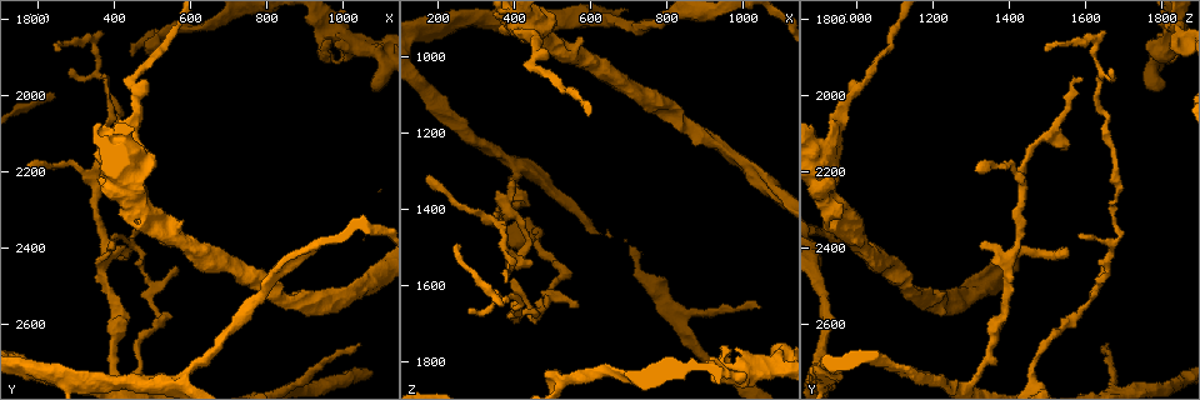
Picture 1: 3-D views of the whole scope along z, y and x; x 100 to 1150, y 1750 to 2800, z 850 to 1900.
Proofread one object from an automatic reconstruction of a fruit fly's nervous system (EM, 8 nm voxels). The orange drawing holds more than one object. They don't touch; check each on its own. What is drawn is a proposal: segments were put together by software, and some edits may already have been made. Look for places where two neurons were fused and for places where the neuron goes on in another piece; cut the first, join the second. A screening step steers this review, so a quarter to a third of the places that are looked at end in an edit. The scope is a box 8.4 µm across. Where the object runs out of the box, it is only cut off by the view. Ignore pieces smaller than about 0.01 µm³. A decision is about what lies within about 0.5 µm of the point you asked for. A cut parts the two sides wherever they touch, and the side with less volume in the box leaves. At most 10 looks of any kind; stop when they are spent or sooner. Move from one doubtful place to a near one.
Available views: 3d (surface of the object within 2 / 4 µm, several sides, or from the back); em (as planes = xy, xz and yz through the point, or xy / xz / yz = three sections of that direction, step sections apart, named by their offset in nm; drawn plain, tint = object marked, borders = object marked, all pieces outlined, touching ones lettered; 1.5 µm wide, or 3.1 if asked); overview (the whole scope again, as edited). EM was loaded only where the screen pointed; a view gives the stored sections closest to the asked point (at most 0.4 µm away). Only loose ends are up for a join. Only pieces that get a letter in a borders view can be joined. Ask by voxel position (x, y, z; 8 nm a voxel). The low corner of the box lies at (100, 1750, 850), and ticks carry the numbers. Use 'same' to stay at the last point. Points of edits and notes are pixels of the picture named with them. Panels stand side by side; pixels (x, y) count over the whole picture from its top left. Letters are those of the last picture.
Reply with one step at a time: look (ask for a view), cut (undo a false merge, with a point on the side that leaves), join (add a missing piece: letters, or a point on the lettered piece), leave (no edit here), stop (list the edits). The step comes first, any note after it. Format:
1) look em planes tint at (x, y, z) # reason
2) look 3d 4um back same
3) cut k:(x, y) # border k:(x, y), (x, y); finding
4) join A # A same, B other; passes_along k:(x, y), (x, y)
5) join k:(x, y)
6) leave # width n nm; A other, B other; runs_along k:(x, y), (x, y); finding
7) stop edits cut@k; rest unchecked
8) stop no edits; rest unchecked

look 3d 2um at (245, 1885, 1495)

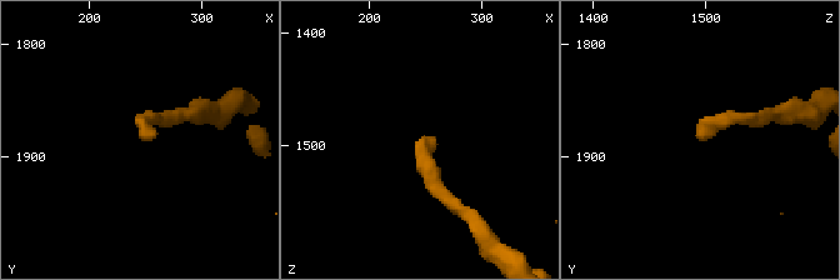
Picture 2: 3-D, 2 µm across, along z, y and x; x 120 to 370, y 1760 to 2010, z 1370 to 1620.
look em xy step 4 borders at (246, 1884, 1496) # now the EM

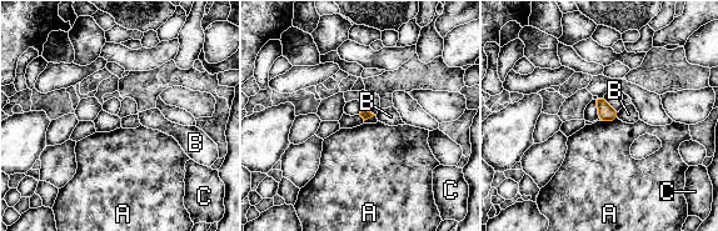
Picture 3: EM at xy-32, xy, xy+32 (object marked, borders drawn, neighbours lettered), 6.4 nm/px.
look em planes borders same # another direction

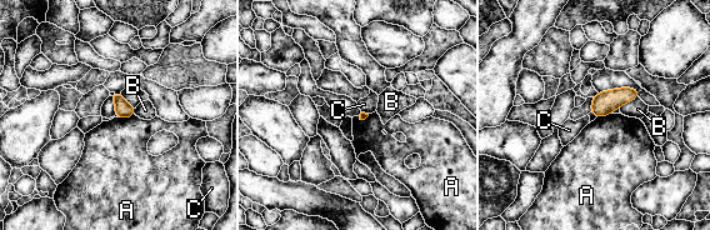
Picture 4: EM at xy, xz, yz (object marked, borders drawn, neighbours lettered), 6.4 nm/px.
leave # A other, B other, C other; border 4:(134, 114), (126, 118), (118, 118); no lettered piece goes on from it

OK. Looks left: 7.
look 3d 4um back at (560, 2455, 1655) # free end

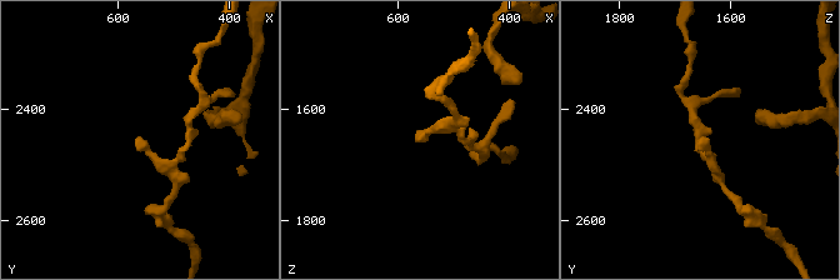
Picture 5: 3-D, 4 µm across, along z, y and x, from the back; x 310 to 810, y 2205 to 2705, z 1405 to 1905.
look em xy step 4 borders at (570, 2445, 1650) # now the EM

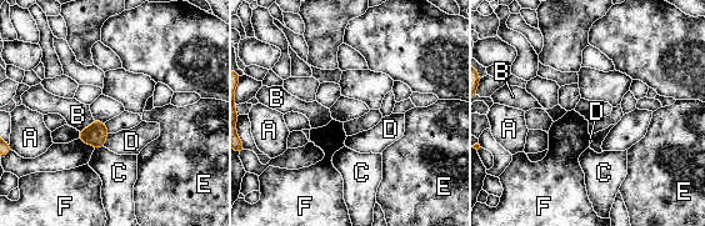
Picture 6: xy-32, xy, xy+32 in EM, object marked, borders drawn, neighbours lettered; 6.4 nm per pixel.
leave # A other, B other, C other, D other, E other, F other; border 6:(94, 120), (79, 131); no lettered piece goes on from it

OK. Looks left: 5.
look 3d 4um at (400, 2405, 1330) # tapers out

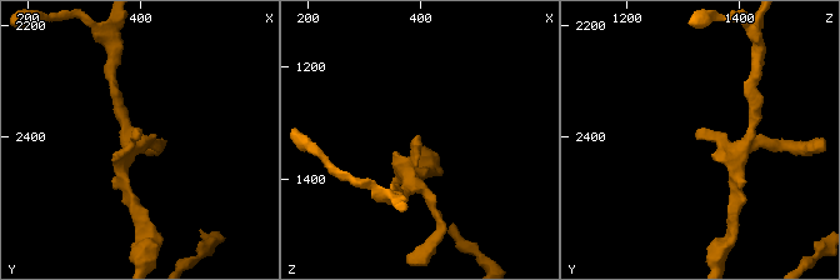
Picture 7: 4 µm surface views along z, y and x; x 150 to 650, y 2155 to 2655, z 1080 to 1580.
look em yz step 4 tint at (400, 2405, 1330) # now the EM

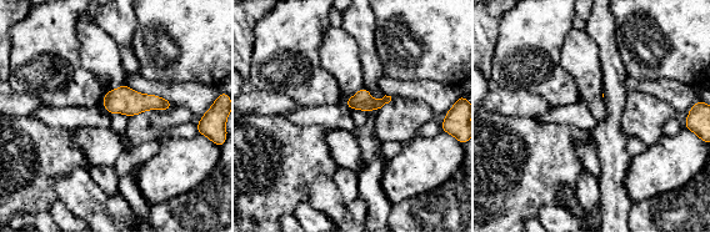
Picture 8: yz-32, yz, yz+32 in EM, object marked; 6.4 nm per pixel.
look em planes borders same # another direction

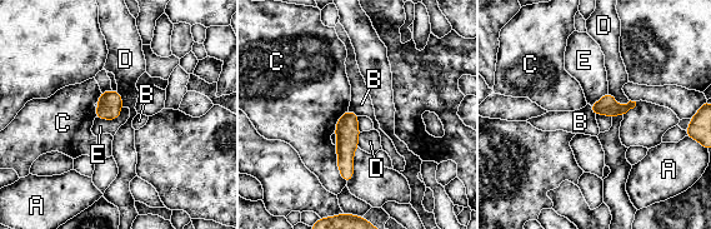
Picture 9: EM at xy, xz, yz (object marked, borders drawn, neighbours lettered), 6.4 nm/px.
leave # longest_contact C 260 nm; A other, B other, C other, D other, E other; runs_along 9:(350, 114), (346, 125), (346, 178); no lettered piece goes on from it

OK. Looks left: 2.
look 3d 4um at (975, 1905, 1790) # branch stops here

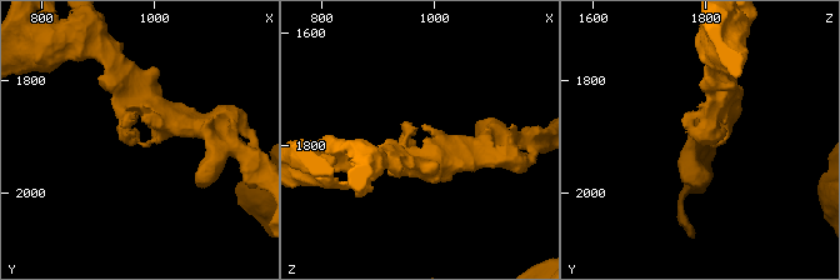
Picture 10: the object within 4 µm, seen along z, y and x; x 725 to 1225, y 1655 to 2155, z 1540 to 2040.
look em xz step 8 borders at (970, 1905, 1790)

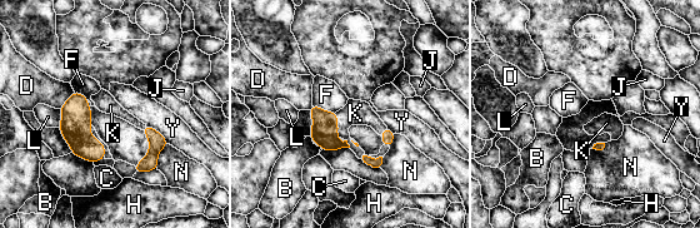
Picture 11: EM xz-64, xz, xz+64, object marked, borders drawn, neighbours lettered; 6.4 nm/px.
join K # longest_contact Y 200 nm; B other, C other, D other, F other, H other, J other, K same, L other, N other, Y other; passes_along 11:(324, 130), (336, 124), (355, 113); the neuron continues

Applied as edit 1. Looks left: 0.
stop edits join@11; rest unchecked

